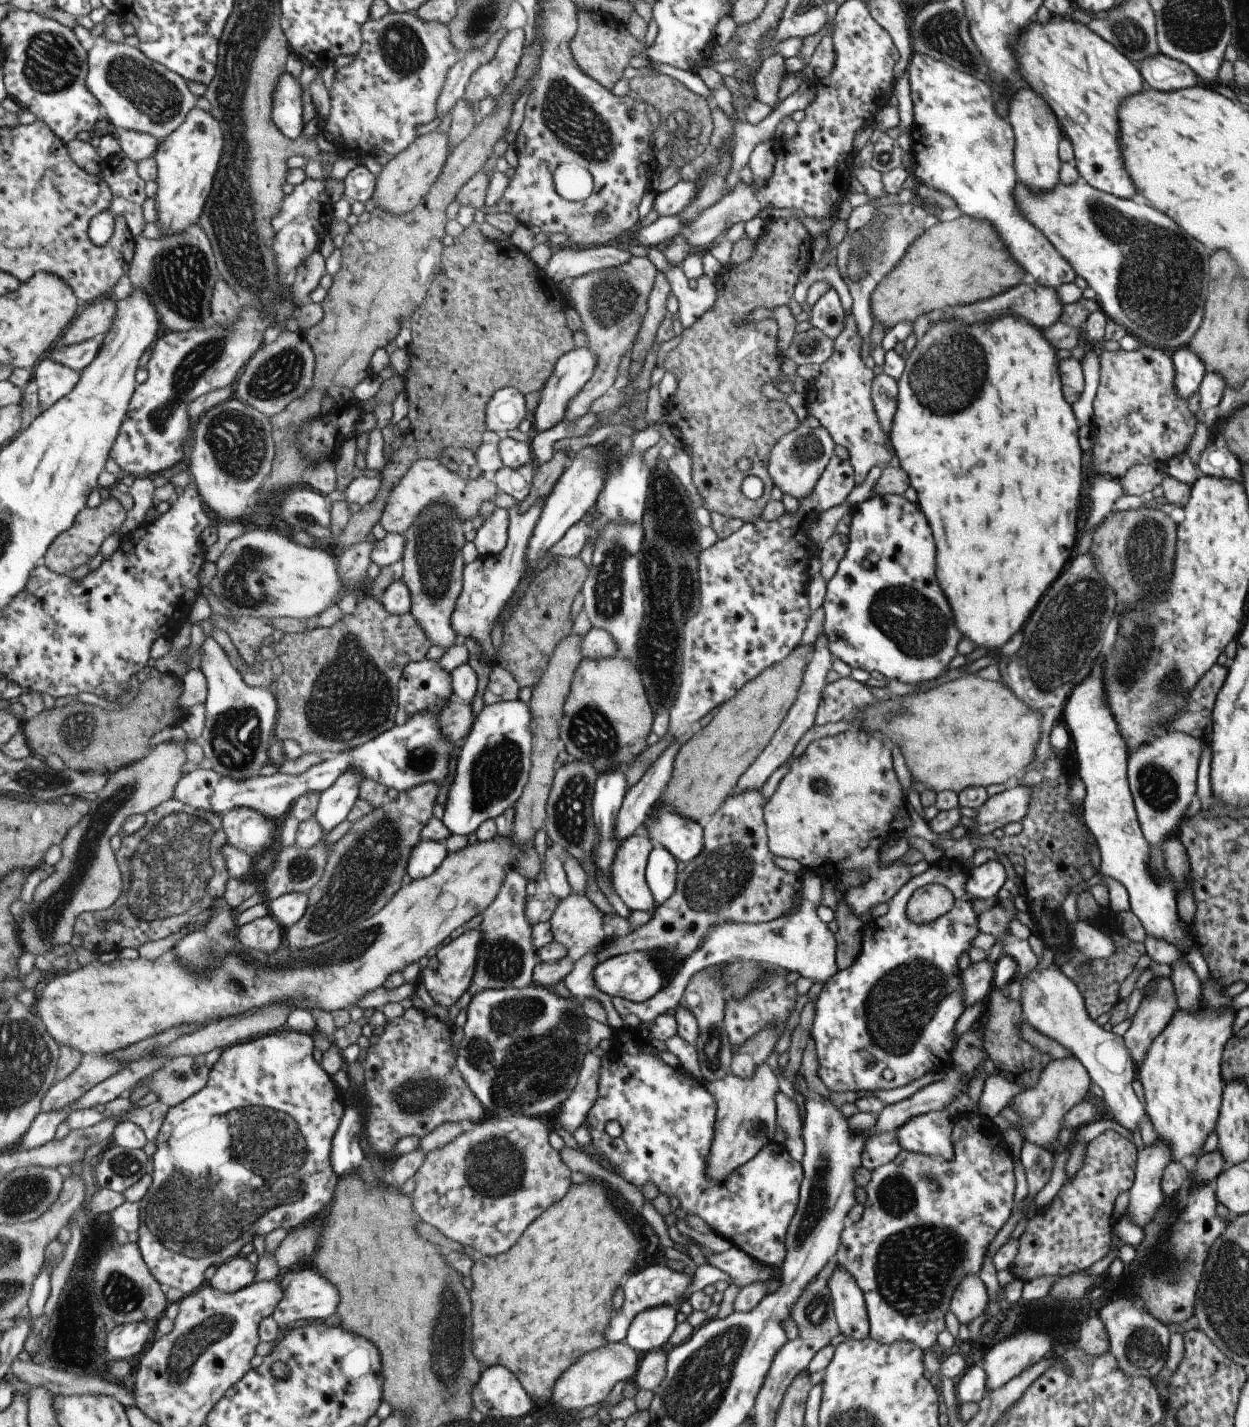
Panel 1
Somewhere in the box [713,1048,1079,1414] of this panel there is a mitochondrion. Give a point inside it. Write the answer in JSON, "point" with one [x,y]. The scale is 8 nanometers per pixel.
{"point":[913,1268]}

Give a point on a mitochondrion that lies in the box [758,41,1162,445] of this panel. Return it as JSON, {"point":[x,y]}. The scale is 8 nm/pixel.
{"point":[941,368]}

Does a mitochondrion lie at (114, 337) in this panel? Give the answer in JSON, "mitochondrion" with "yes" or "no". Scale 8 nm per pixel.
{"mitochondrion":"no"}

